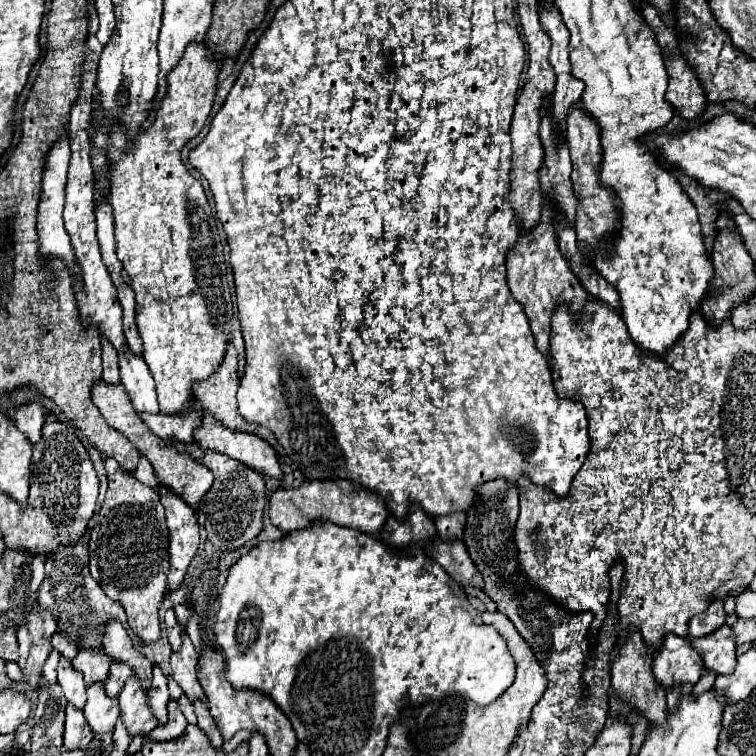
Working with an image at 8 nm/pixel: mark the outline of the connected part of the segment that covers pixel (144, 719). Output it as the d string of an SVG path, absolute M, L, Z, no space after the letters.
M131 676L131 680L127 680L125 688L121 690L119 706L131 736L147 734L159 724L149 708L147 692L141 688L141 682L137 680L137 676Z

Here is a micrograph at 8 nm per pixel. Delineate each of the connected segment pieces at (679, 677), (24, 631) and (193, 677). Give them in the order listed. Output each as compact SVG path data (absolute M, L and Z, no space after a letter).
M667 634L653 654L653 674L669 690L675 684L697 684L703 660L687 638Z
M41 606L33 608L35 612L29 612L25 616L25 624L21 624L17 638L19 638L19 668L27 678L27 684L35 688L37 676L41 674L41 668L49 656L51 650L51 636L57 630L57 624L49 612L45 612Z
M181 628L181 636L183 636L181 648L171 654L173 678L183 688L185 696L191 702L195 702L195 700L207 702L205 692L203 692L203 688L199 684L199 678L197 678L197 650L193 648L193 644L191 644L185 628Z

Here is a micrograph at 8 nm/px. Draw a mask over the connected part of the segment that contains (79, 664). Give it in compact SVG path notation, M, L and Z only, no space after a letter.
M81 648L79 654L73 658L73 666L85 674L85 682L87 686L97 682L97 680L105 680L107 674L109 674L109 666L111 666L111 660L109 656L105 654L105 650L101 648L101 652L95 650L87 650L87 648Z

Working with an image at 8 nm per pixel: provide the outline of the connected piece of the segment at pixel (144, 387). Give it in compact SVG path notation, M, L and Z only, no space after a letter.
M125 344L125 348L119 352L119 368L121 368L121 384L127 388L135 410L139 414L141 412L157 414L159 404L155 394L155 382L143 356L129 352L129 346Z

